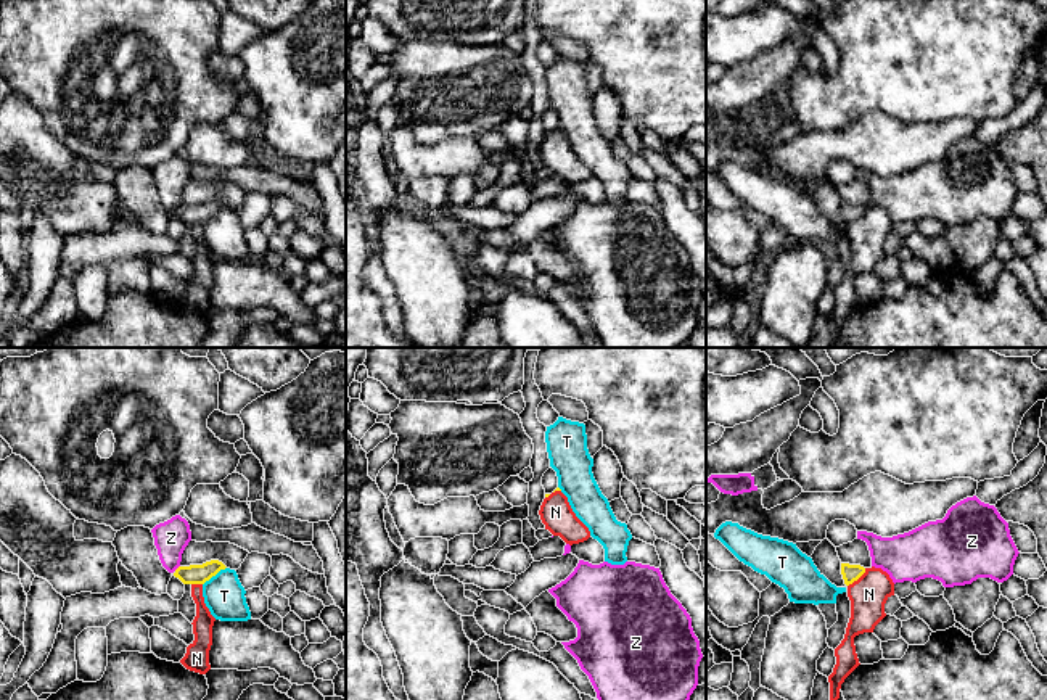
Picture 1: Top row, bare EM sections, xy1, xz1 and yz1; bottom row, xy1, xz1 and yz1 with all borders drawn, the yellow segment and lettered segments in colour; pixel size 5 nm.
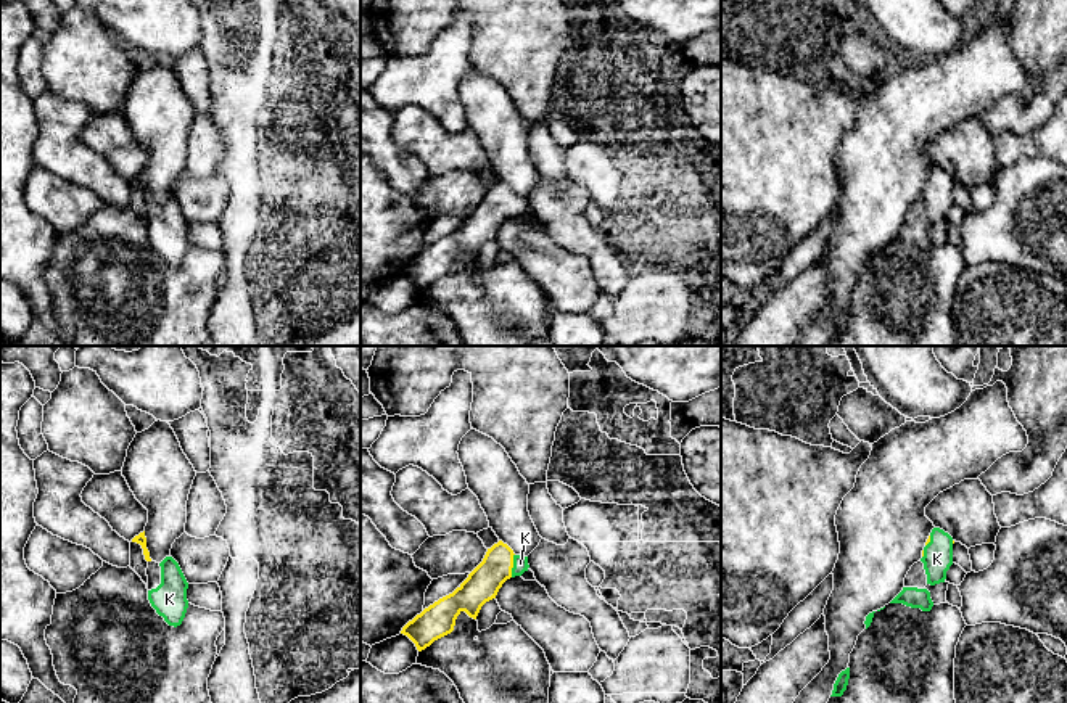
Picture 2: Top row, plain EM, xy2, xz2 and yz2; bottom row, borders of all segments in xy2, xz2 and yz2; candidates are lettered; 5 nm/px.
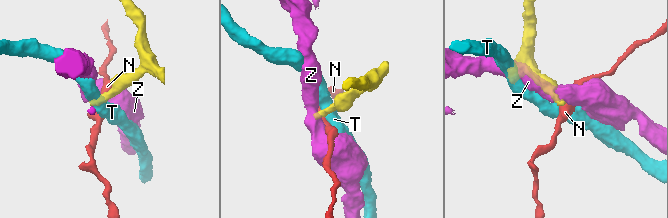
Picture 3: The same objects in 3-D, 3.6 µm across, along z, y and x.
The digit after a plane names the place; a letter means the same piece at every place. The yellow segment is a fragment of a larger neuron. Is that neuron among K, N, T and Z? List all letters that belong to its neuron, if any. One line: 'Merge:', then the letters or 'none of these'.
Merge: K

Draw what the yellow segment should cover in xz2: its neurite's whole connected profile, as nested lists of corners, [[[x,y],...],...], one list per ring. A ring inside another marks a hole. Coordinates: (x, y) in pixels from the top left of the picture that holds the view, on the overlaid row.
[[[499,541],[488,549],[483,561],[452,594],[425,608],[402,627],[401,634],[407,635],[418,652],[425,650],[454,631],[462,611],[476,619],[481,606],[496,598],[502,584],[521,576],[528,568],[528,557],[515,555],[507,544]]]

